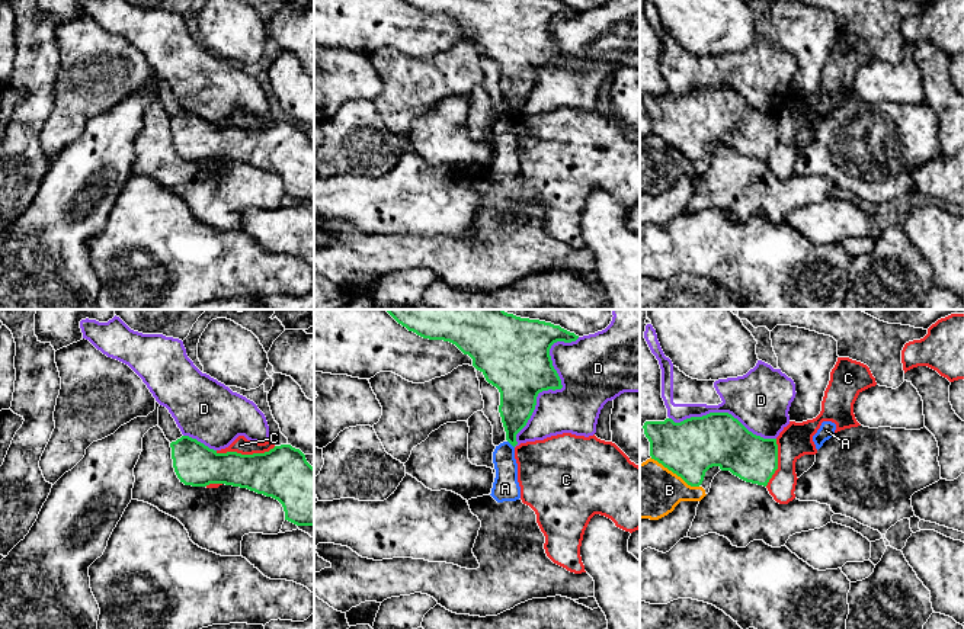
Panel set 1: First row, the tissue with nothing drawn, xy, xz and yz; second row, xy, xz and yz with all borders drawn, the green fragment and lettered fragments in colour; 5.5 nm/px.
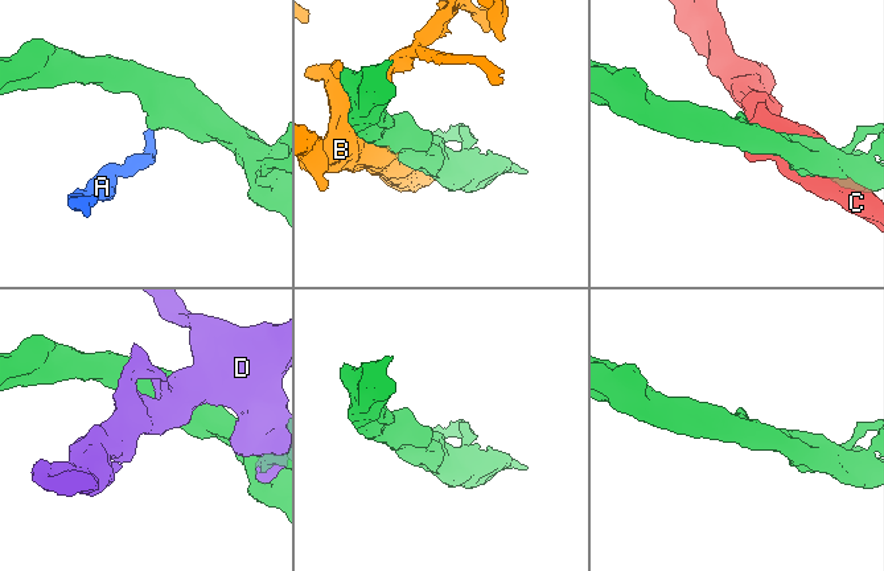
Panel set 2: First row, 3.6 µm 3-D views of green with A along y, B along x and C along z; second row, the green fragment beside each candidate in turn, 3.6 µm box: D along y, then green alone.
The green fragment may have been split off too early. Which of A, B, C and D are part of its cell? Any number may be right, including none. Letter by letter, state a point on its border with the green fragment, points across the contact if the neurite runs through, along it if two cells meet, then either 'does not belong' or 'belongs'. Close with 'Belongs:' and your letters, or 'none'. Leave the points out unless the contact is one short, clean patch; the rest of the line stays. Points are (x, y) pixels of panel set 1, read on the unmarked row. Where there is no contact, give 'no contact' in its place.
A: meets green in xz at (511, 118); border along xz (508, 115), (513, 122); does not belong
B: meets green in yz at (675, 147); does not belong
C: meets green in xy at (244, 130); does not belong
D: meets green in xz at (557, 63); does not belong
Belongs: none

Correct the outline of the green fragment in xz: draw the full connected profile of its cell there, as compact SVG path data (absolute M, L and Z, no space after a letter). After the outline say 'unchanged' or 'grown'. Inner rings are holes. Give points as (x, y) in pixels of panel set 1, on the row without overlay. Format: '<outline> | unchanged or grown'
M403 0L409 6L429 15L455 19L473 33L473 41L500 67L499 87L506 115L515 122L516 109L531 93L537 71L542 65L561 64L561 54L553 41L550 23L557 16L571 17L579 13L560 0Z | unchanged

